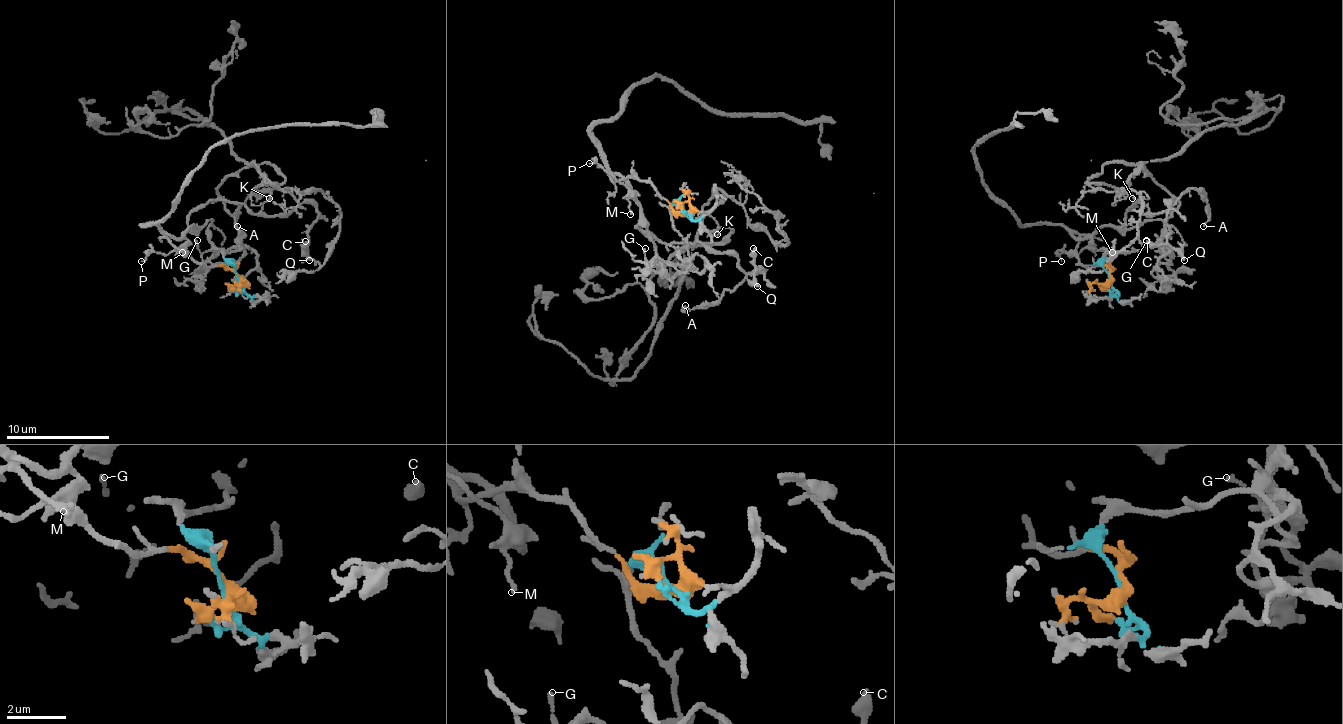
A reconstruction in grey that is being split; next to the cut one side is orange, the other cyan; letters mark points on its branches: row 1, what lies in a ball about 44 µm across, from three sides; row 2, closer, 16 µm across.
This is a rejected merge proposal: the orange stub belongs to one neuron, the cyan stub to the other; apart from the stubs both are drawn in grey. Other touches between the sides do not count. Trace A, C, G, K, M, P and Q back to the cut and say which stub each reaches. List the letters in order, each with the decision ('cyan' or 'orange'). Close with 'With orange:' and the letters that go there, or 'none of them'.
A: orange
C: orange
G: cyan
K: cyan
M: orange
P: orange
Q: orange
With orange: A, C, M, P, Q

